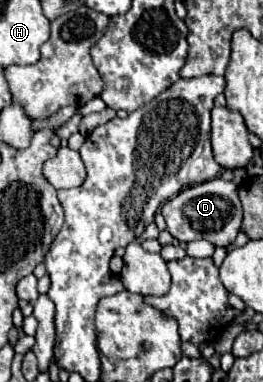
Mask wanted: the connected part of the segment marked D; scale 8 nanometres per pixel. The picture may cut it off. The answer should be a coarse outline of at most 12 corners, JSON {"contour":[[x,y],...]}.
{"contour":[[193,185],[161,207],[179,241],[227,247],[241,227],[237,185]]}

